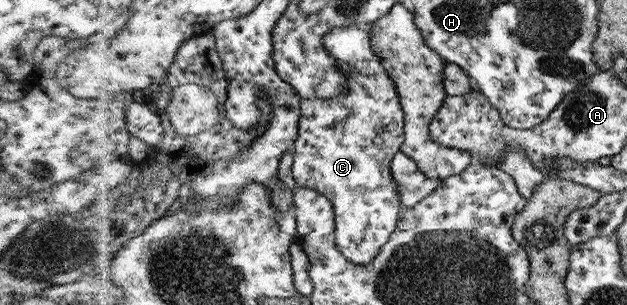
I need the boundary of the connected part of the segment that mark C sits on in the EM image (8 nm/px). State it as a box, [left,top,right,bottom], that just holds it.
[295,26,404,264]

